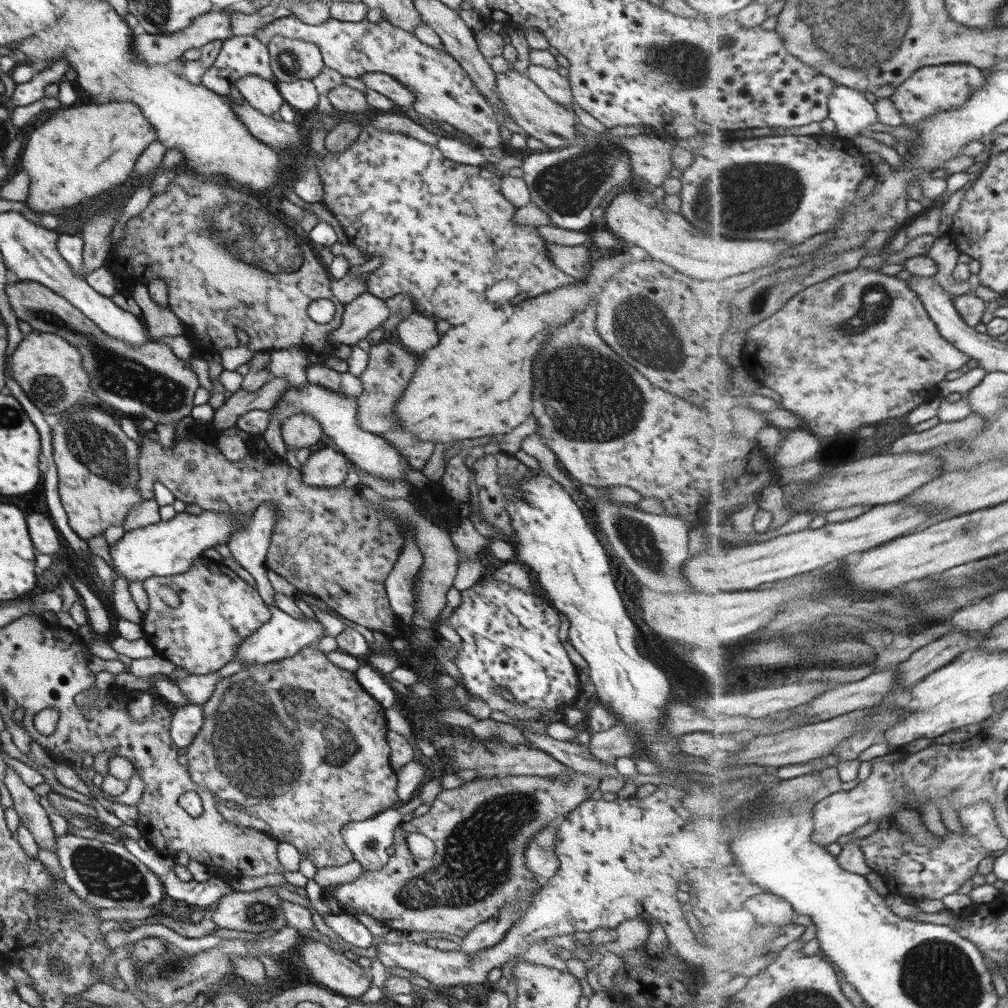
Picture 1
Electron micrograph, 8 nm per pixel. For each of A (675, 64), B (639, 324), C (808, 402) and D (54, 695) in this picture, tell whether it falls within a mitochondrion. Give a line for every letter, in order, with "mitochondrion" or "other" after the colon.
A: mitochondrion
B: mitochondrion
C: other
D: other

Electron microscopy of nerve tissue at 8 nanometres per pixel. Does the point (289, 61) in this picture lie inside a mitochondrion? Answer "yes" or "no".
yes

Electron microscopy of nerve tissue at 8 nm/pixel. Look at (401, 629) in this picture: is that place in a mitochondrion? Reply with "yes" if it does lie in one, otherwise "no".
no

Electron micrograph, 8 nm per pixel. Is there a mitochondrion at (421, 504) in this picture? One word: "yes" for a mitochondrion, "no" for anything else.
yes

